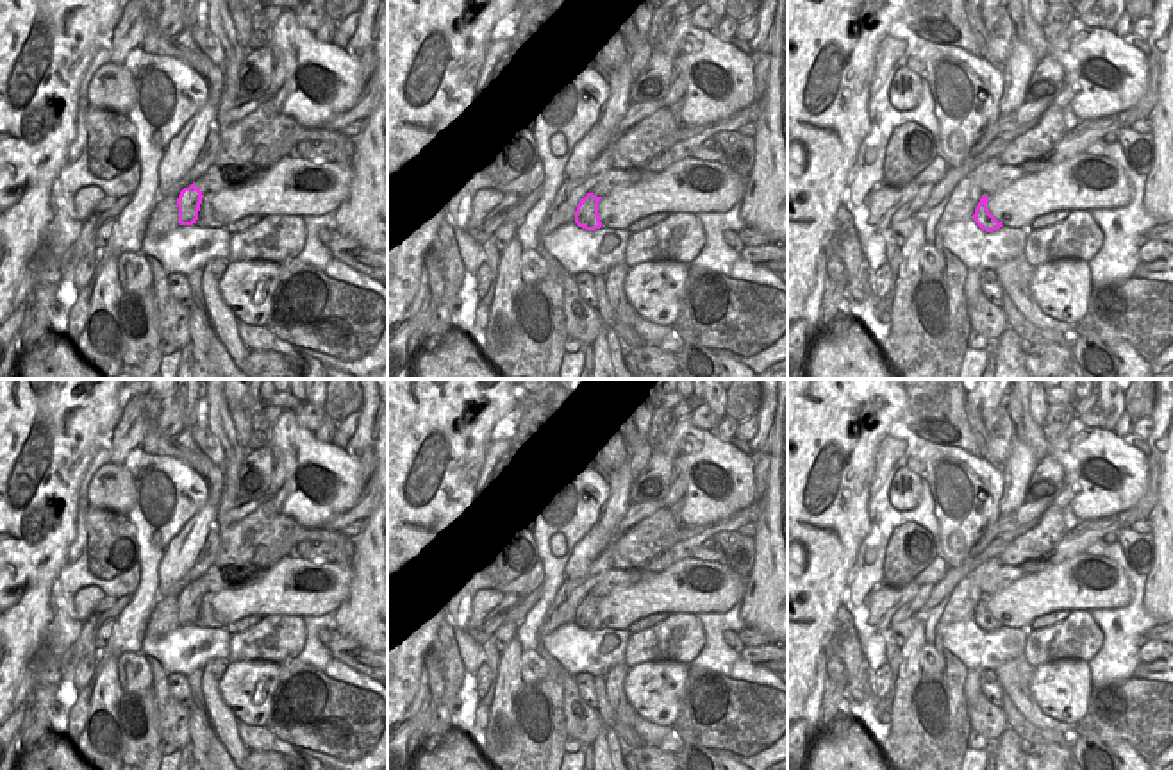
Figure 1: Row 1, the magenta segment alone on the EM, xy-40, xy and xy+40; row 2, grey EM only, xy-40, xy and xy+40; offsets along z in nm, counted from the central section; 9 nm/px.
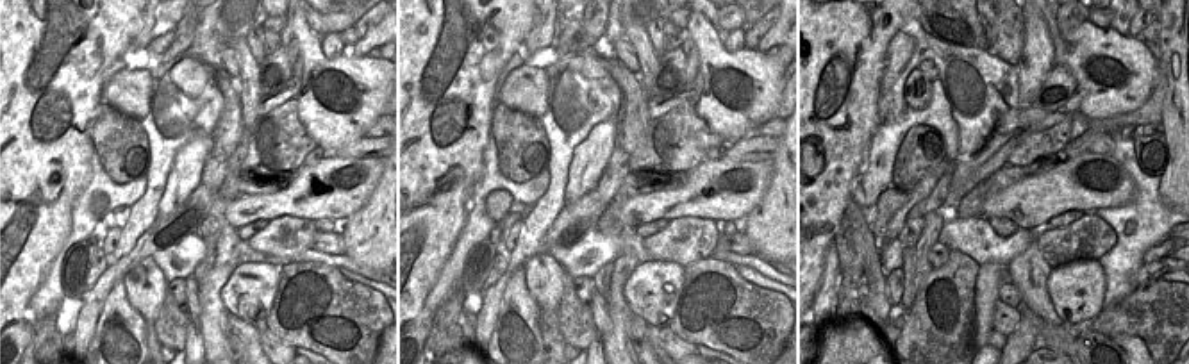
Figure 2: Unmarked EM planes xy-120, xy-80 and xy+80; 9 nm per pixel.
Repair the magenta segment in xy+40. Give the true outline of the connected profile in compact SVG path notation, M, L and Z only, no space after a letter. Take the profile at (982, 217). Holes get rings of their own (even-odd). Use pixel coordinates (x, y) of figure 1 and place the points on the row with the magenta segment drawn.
M982 197L977 209L975 209L975 214L973 214L973 220L975 223L986 230L986 232L993 232L993 230L998 230L1002 225L1002 222L998 222L987 209L987 200L989 197Z

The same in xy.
M587 193L575 211L575 223L586 230L596 230L602 227L600 216L598 216L598 202L602 197L596 197L593 193Z

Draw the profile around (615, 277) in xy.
M618 263L612 268L609 268L609 272L605 275L602 275L602 277L603 277L603 282L605 282L605 289L611 293L611 298L614 302L612 309L614 309L616 316L625 325L634 329L632 323L637 322L637 320L643 320L646 323L652 323L652 322L639 316L636 313L636 309L630 305L630 302L627 300L627 297L625 297L623 282L625 282L628 268L630 266L627 263Z

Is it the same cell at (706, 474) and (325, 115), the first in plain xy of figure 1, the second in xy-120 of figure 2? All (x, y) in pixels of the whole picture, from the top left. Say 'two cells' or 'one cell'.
one cell

